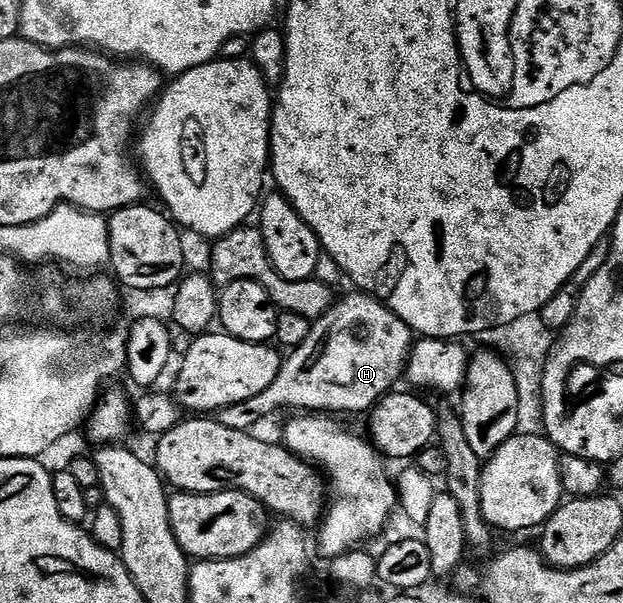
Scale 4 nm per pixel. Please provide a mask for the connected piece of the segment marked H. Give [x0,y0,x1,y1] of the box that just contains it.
[216,291,414,431]

